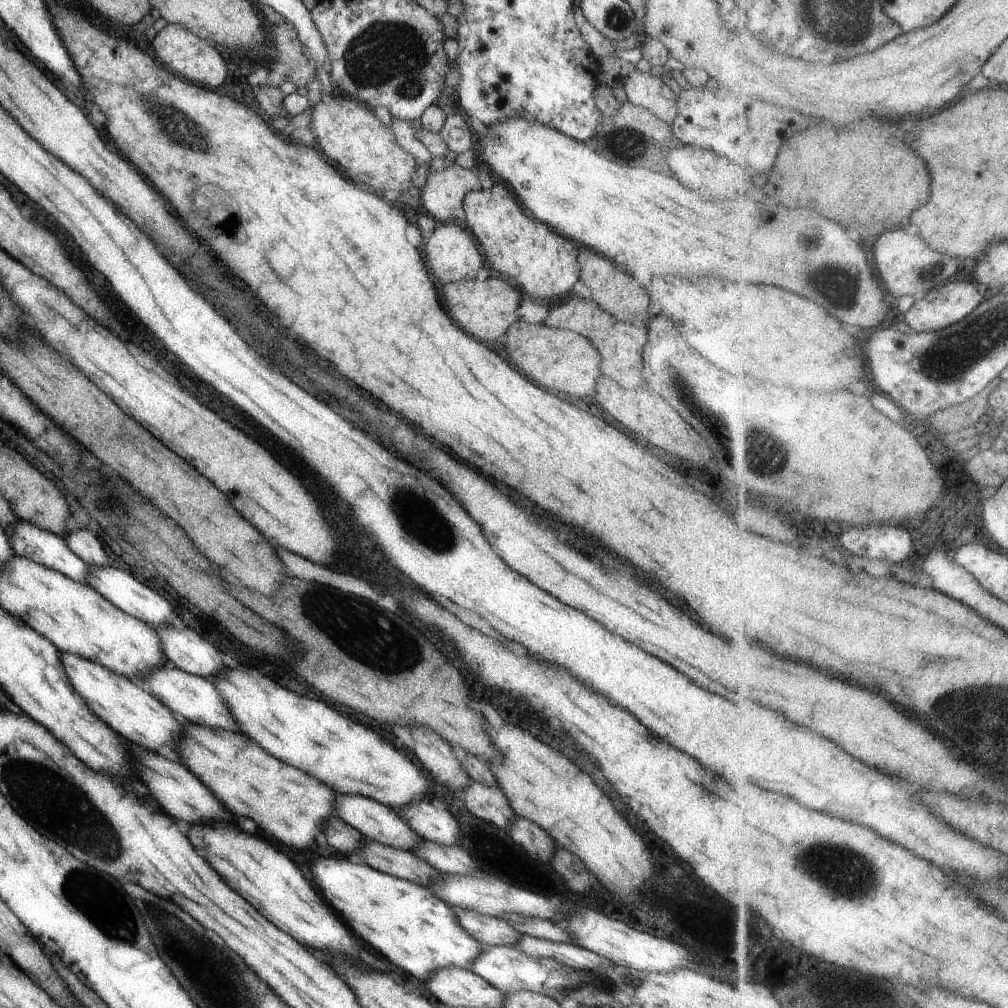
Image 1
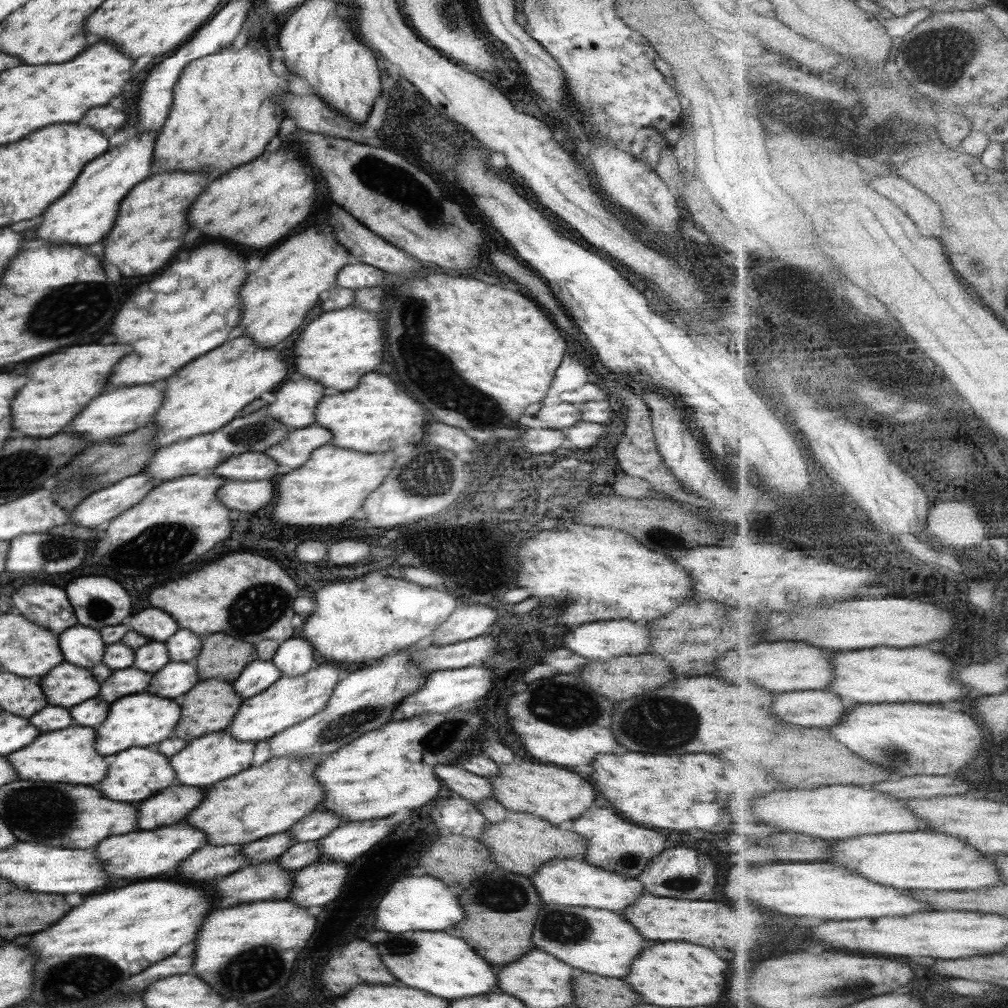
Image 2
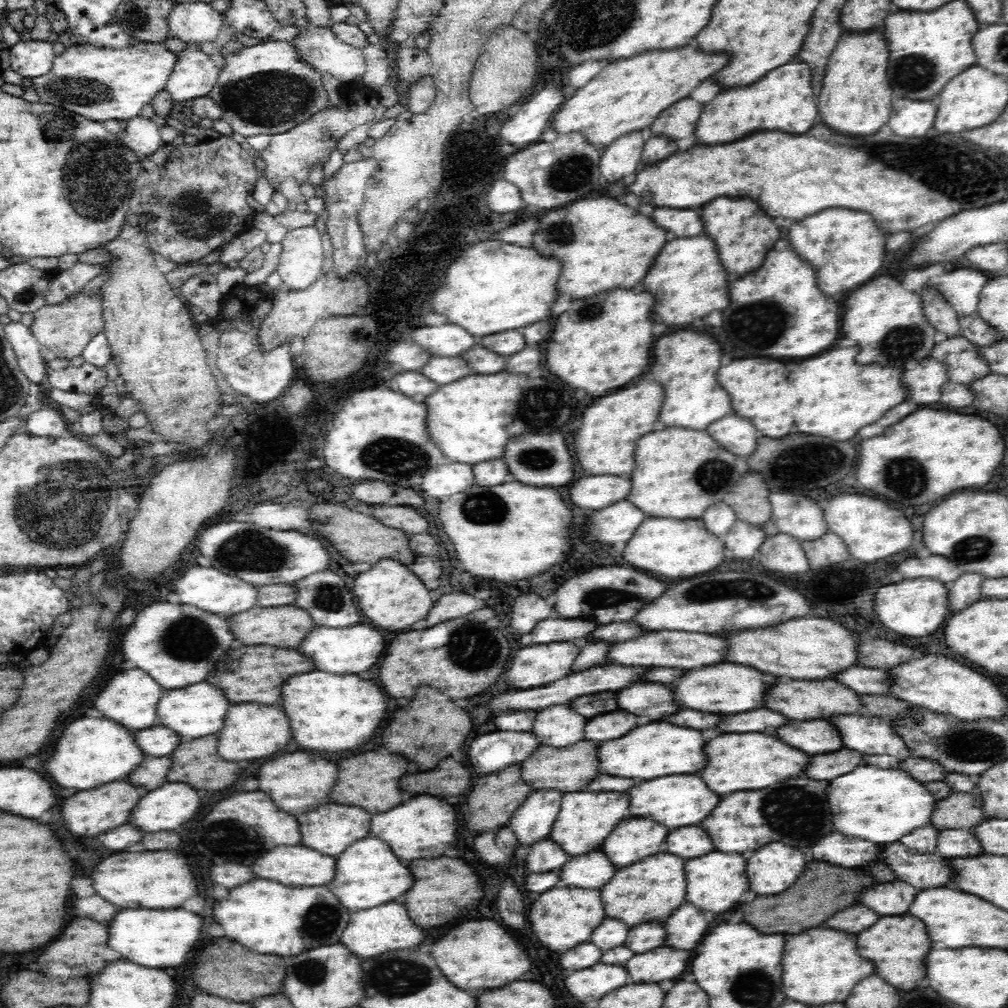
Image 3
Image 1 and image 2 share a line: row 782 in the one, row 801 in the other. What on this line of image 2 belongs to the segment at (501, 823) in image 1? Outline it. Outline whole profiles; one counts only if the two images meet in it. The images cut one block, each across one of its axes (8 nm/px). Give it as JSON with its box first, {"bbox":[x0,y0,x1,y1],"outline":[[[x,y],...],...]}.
{"bbox":[437,762,494,805],"outline":[[[456,762],[437,767],[437,776],[452,792],[473,805],[485,798],[494,798],[494,787],[487,778],[464,770]]]}

